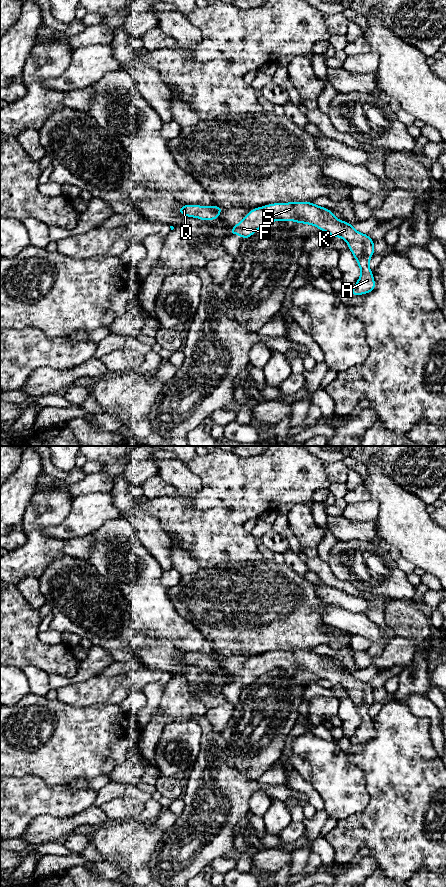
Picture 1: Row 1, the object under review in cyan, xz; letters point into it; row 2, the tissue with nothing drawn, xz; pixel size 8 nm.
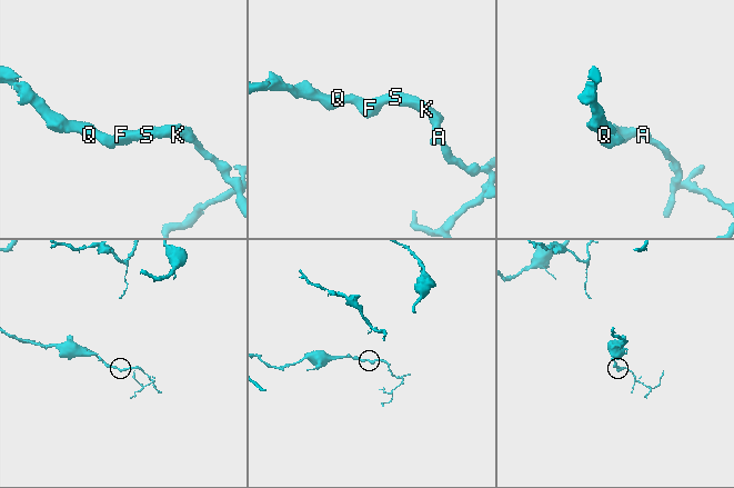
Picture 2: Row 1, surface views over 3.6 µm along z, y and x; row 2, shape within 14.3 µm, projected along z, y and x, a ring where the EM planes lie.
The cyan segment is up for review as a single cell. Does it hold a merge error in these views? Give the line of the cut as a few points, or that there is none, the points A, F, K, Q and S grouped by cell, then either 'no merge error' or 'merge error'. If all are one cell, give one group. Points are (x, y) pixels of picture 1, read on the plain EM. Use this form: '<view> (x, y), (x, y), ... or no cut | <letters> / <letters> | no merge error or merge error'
no cut | A F K Q S | no merge error

